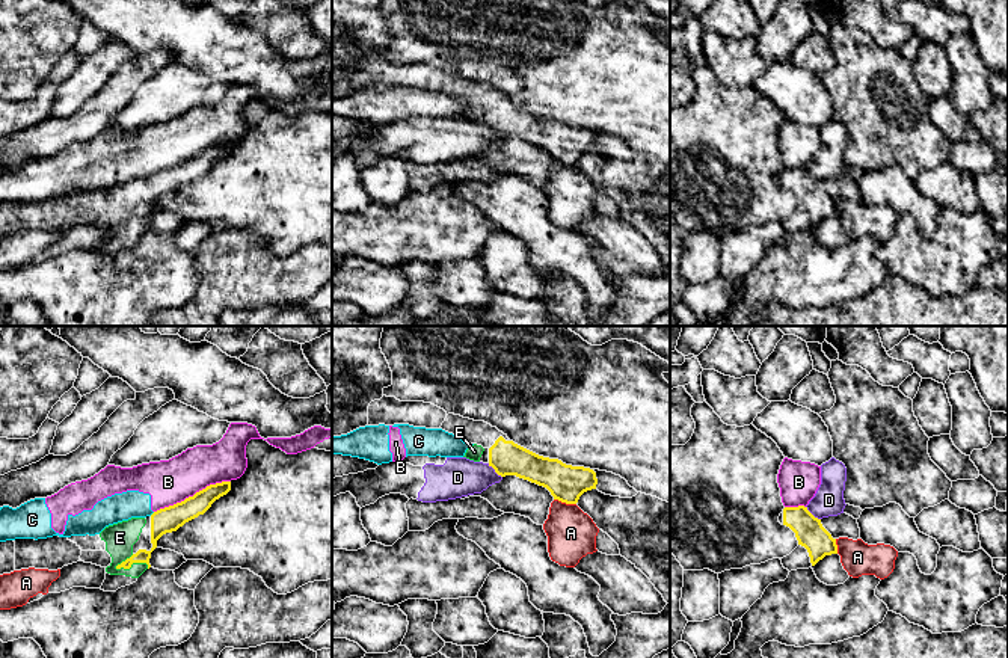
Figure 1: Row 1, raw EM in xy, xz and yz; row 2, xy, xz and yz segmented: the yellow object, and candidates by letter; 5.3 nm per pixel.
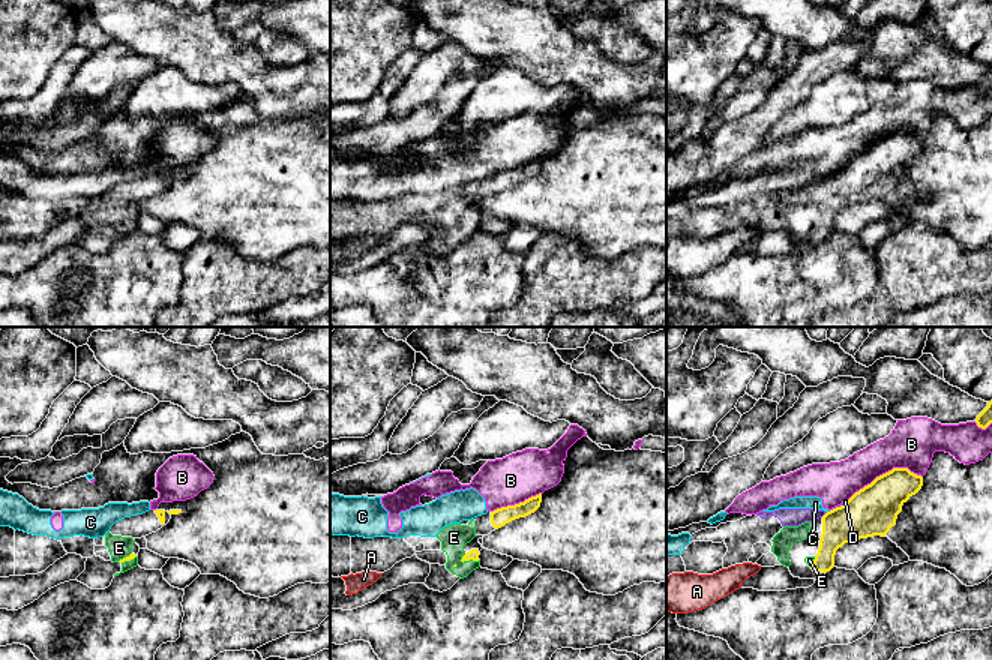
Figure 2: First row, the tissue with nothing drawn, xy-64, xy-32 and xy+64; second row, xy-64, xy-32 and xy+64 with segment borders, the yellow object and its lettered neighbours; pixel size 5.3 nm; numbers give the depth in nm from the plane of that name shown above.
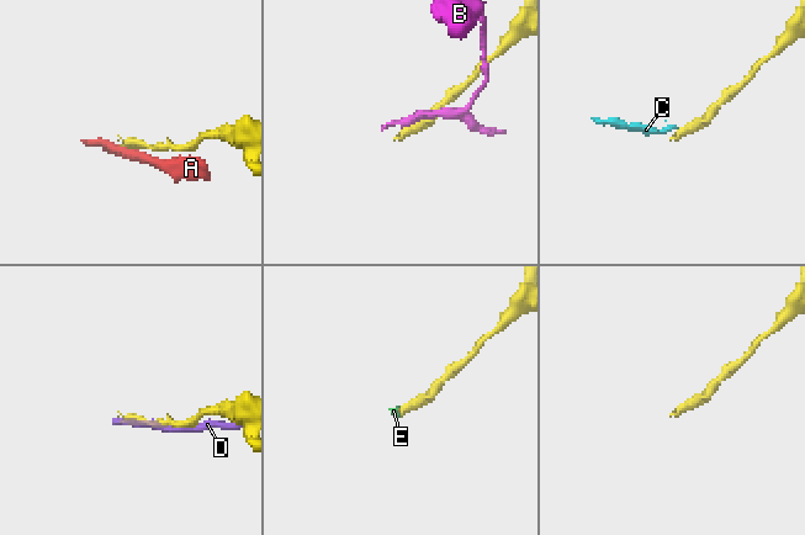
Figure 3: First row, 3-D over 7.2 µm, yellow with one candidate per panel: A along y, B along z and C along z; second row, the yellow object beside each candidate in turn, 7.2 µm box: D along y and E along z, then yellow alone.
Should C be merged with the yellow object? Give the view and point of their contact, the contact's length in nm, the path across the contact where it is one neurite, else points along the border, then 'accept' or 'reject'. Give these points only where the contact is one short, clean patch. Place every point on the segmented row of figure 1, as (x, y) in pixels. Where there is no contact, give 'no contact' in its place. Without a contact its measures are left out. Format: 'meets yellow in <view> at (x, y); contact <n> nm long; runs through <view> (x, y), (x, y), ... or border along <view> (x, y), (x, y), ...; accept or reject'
meets yellow in xy at (153, 513); contact 40 nm long; border along xy (154, 512), (150, 515); reject

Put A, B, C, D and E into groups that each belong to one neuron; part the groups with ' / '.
A / B C / D / E

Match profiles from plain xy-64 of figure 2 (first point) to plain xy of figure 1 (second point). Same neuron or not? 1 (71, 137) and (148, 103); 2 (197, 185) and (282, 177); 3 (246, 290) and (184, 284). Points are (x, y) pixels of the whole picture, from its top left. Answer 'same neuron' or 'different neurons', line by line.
1: different neurons
2: same neuron
3: different neurons

